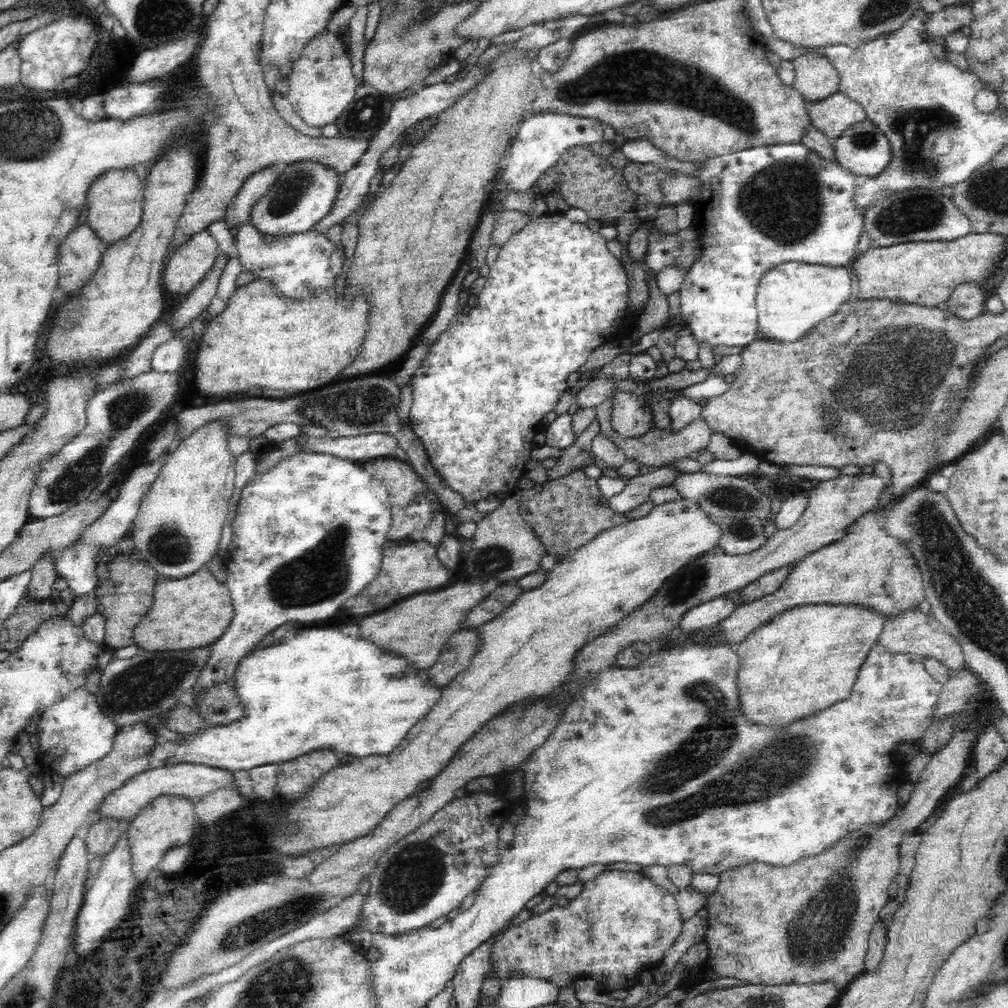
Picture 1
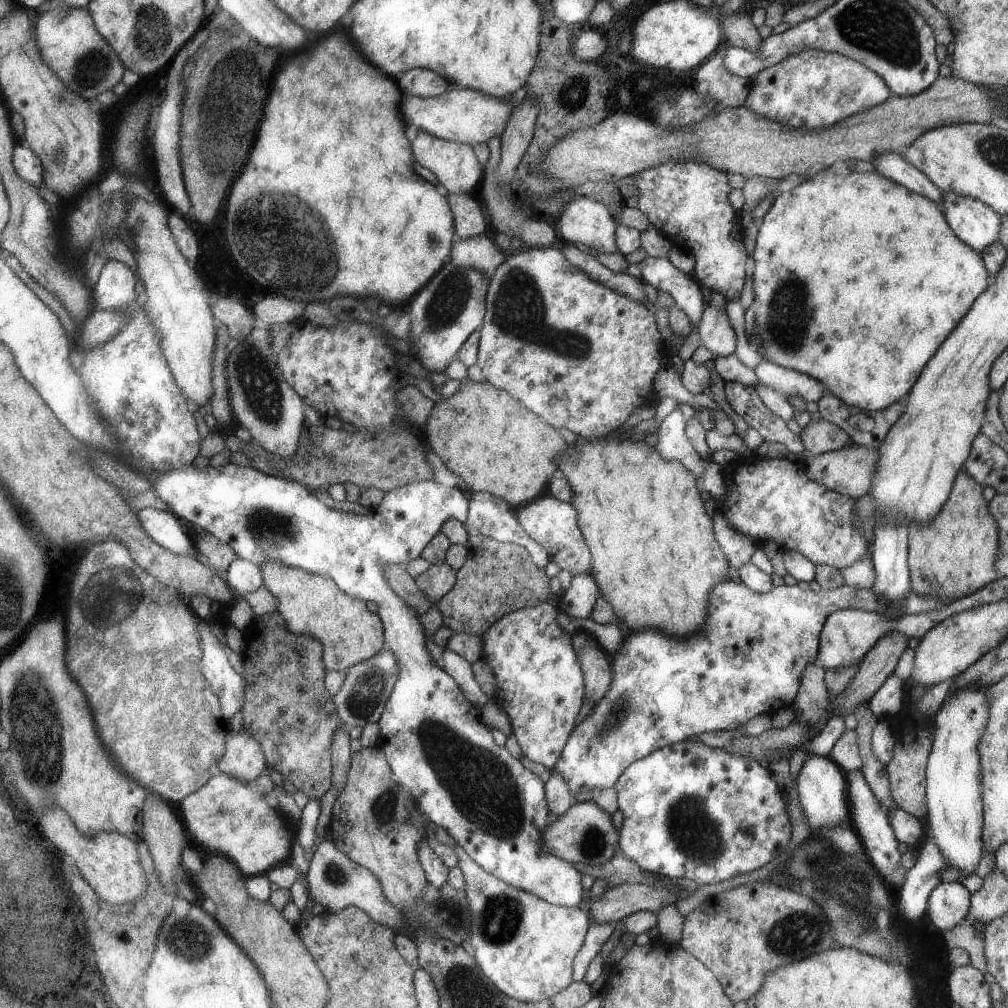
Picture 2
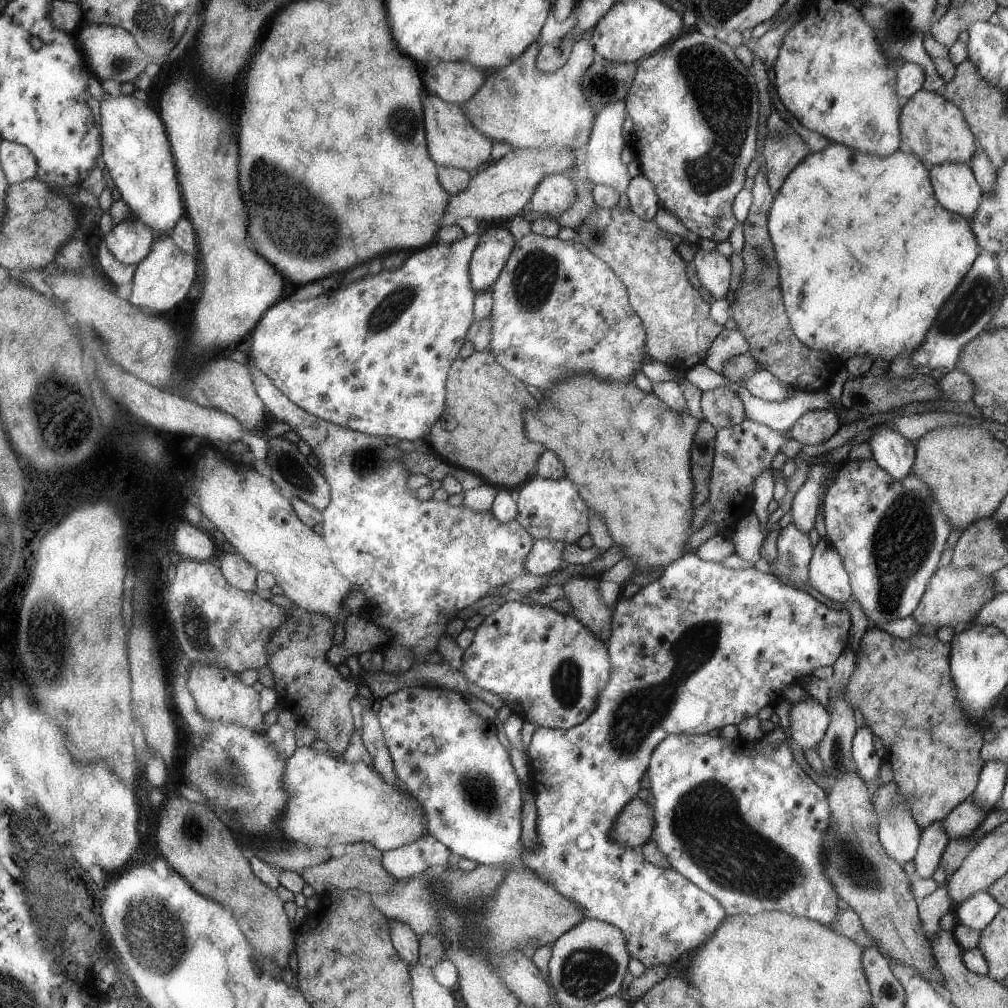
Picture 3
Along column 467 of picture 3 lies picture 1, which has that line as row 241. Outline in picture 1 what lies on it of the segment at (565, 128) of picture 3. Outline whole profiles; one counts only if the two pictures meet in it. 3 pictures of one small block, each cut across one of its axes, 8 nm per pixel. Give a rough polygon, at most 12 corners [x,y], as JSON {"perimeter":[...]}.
{"perimeter":[[130,168],[94,179],[83,219],[104,246],[143,216],[144,183]]}

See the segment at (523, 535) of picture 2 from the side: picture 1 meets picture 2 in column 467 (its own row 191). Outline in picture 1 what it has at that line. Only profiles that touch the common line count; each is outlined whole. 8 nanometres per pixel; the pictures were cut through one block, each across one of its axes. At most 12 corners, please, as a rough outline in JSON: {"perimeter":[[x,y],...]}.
{"perimeter":[[536,113],[498,175],[527,194],[568,148],[602,142],[603,122]]}

